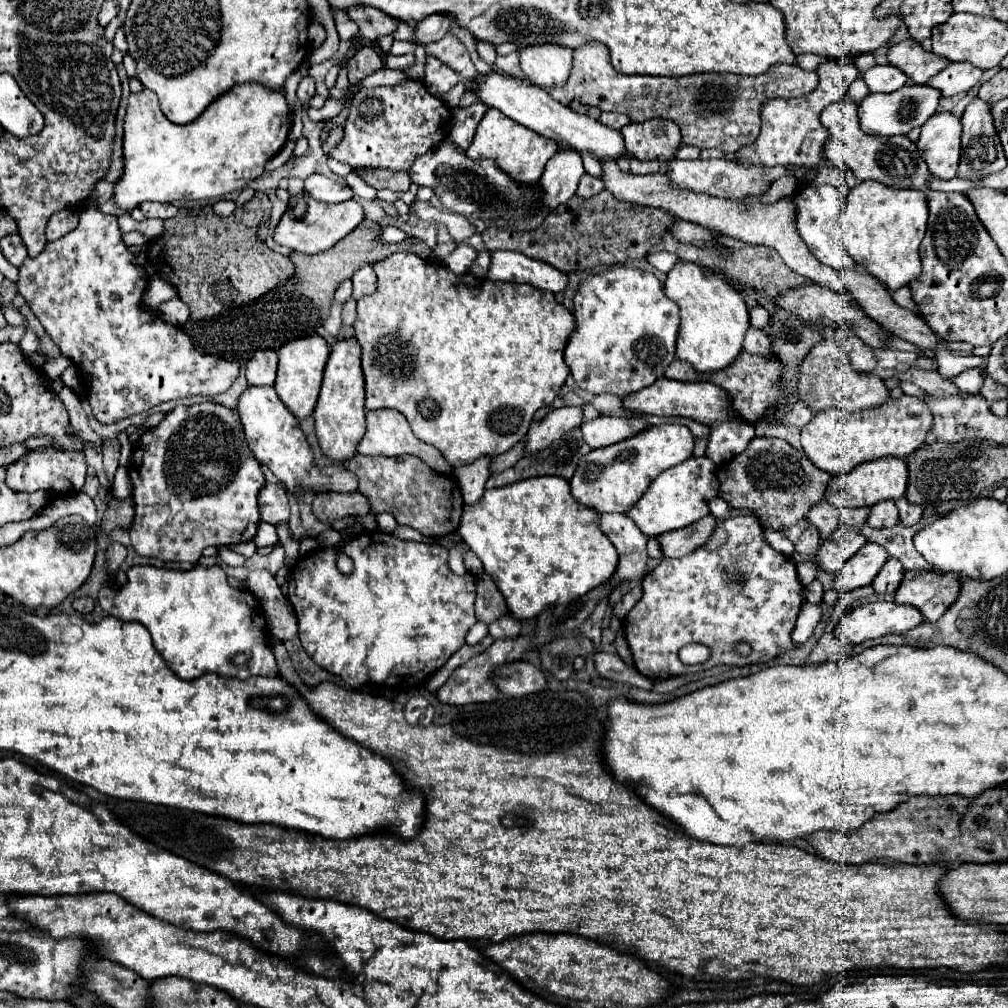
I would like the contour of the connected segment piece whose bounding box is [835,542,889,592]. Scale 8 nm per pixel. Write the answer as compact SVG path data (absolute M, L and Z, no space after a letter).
M867 542L853 558L849 558L843 570L835 576L835 590L849 592L873 582L881 566L887 562L889 554L881 550L881 546Z

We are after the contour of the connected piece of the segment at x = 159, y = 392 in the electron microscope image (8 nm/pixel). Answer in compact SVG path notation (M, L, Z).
M87 206L83 208L79 226L75 230L55 242L47 242L39 256L27 256L19 268L19 294L29 302L33 314L39 318L61 354L71 358L79 370L93 416L101 424L115 424L147 412L161 402L185 396L223 394L239 374L239 362L197 352L191 338L181 328L161 320L161 314L155 310L143 308L147 276L145 270L133 262L133 258L135 254L131 254L121 240L117 216L109 216L99 212L95 206Z

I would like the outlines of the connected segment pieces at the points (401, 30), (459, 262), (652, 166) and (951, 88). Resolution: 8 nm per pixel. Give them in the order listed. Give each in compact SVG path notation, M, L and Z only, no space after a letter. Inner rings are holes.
M397 20L397 27L393 36L395 40L412 41L415 37L414 28L406 22Z
M459 244L445 260L443 260L443 264L451 270L451 272L455 272L455 274L465 274L469 268L471 268L471 264L477 260L477 250L473 248L473 246L469 246L469 244Z
M631 158L630 171L635 175L644 175L649 173L656 173L660 171L663 161L652 160L652 161L640 161L636 158Z
M953 62L941 74L933 76L929 86L937 86L943 96L953 96L959 92L969 92L983 76L985 70L979 70L971 62Z

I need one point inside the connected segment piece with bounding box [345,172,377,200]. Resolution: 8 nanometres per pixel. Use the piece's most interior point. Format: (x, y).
(360, 187)

